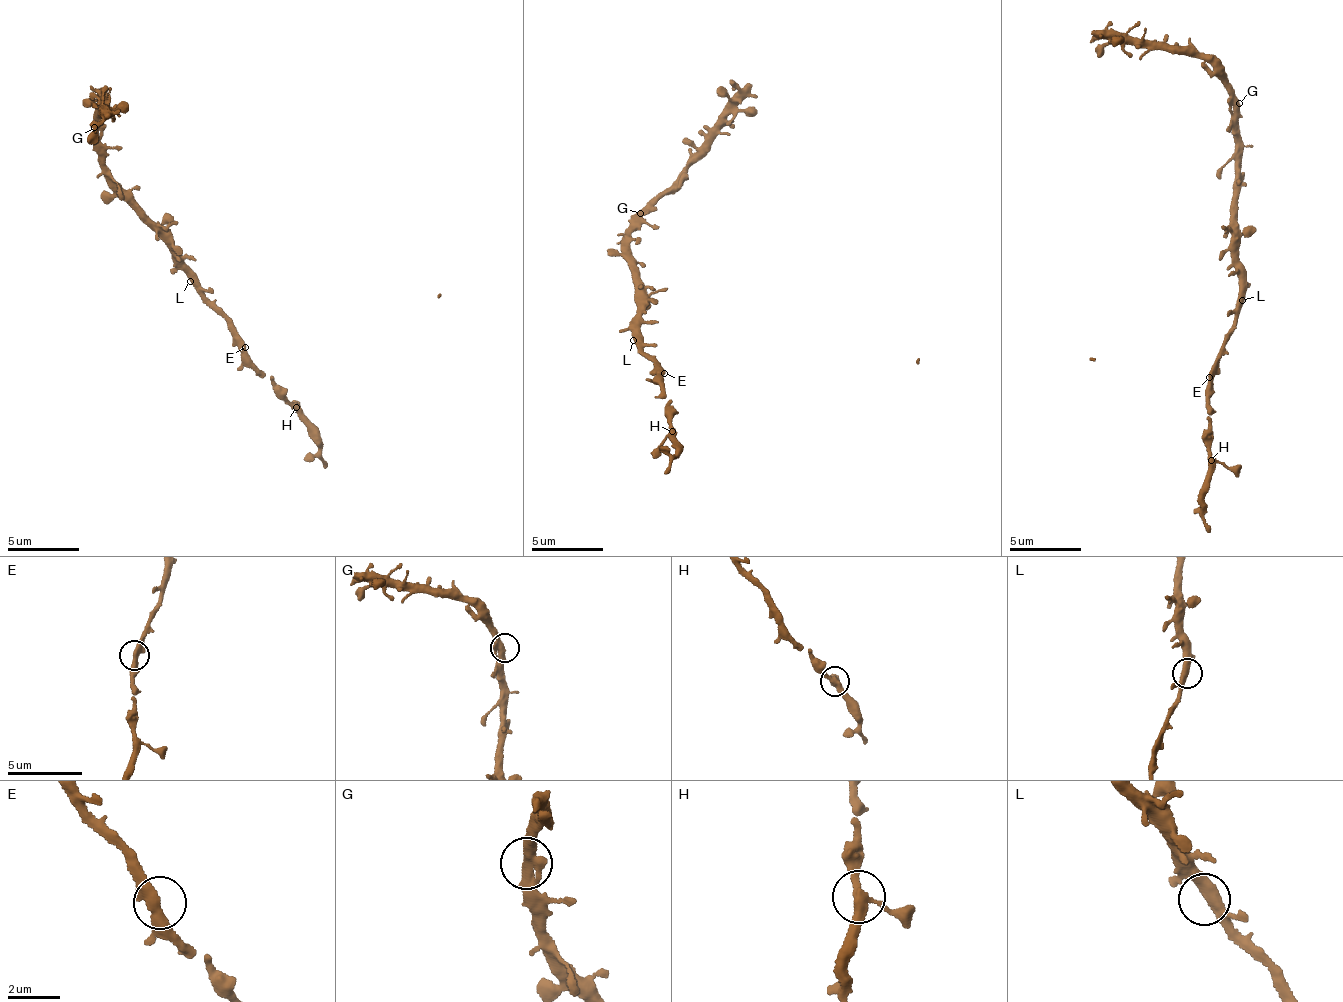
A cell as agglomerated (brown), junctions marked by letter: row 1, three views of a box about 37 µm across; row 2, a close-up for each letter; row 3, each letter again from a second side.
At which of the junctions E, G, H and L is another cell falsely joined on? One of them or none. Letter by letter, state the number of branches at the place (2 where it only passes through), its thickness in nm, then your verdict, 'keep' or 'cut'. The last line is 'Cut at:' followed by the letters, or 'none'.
E: branches 2; calibre 400 nm; keep
G: branches 3; calibre 300 nm; keep
H: branches 3; calibre 300 nm; keep
L: branches 3; calibre 360 nm; keep
Cut at: none

